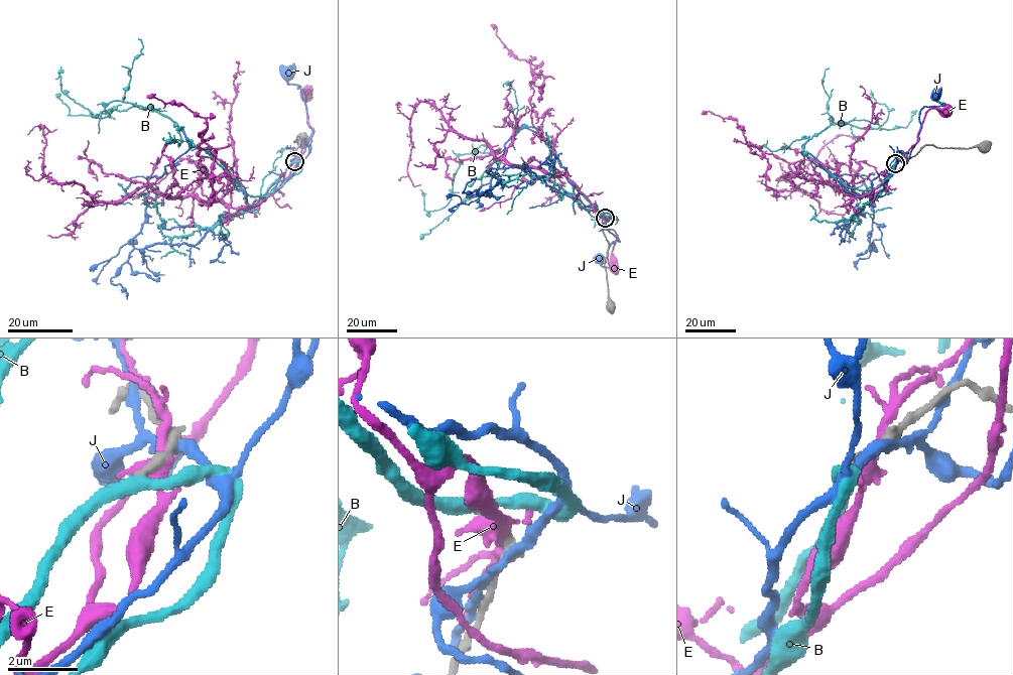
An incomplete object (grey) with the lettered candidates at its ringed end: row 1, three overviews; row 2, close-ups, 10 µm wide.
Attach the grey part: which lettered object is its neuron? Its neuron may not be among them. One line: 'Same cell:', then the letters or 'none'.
Same cell: B

